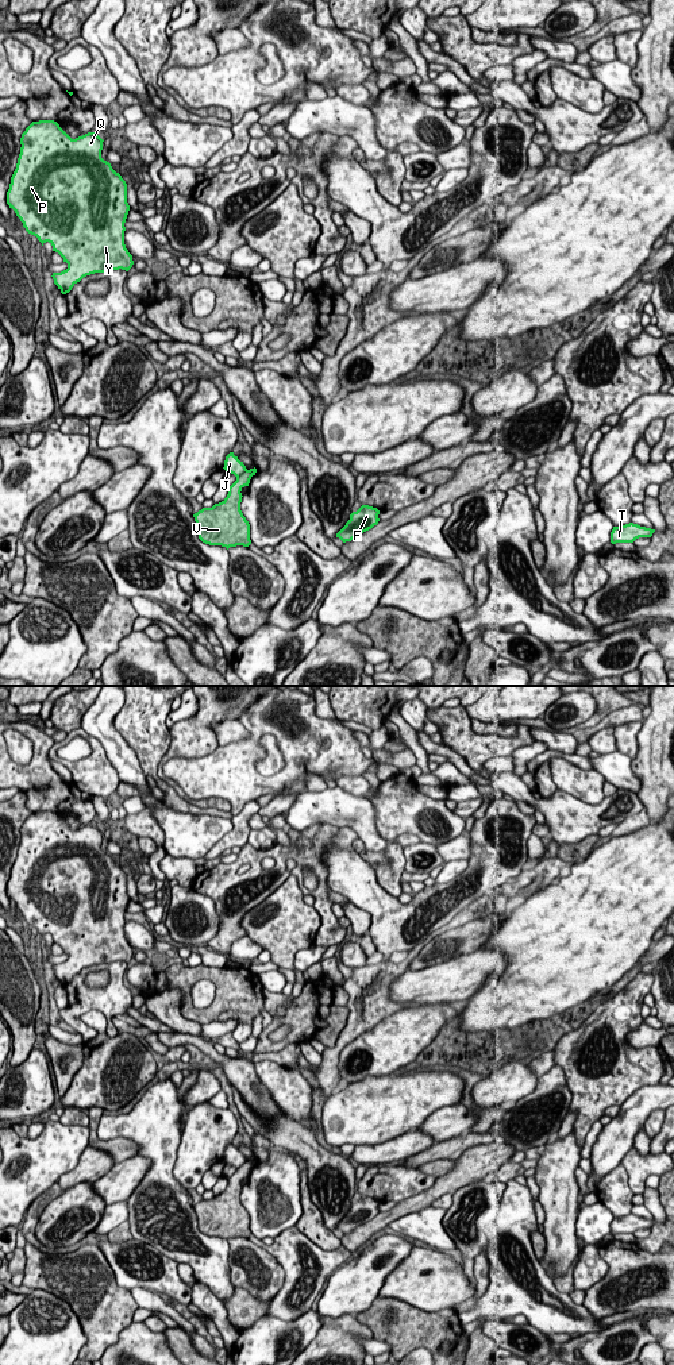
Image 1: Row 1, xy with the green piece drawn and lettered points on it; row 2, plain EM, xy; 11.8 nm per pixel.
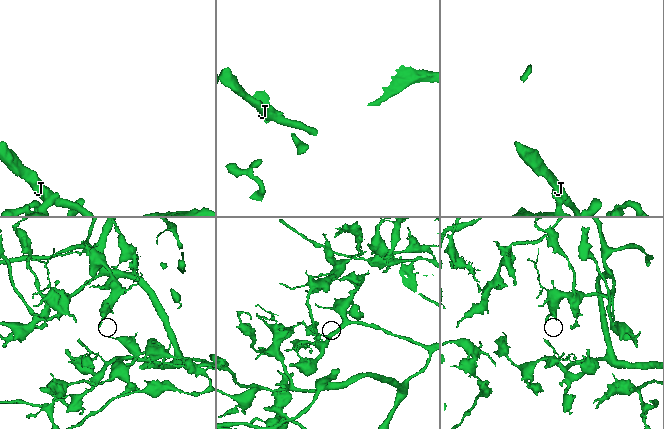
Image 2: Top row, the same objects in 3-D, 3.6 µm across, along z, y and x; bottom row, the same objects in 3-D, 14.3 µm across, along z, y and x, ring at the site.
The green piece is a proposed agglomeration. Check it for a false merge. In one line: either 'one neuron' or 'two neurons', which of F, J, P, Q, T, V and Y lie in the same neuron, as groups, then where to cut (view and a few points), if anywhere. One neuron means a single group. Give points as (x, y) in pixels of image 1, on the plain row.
two neurons; F J P Q T Y / V; cut in xy along (246, 1160), (237, 1168)

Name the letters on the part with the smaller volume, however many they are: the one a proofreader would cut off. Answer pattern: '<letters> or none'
V

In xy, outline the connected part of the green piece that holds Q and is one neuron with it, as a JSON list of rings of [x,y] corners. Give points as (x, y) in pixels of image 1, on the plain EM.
[[[32,813],[20,829],[20,845],[7,883],[7,895],[26,922],[42,937],[49,933],[68,960],[53,964],[54,975],[66,986],[84,968],[112,961],[128,963],[132,946],[124,936],[124,914],[130,902],[127,875],[101,849],[103,830],[88,824],[72,830],[57,813]]]

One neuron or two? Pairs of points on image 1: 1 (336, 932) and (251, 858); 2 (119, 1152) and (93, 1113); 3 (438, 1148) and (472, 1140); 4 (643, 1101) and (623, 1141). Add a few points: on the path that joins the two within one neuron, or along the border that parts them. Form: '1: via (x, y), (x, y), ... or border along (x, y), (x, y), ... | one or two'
1: via (322, 899), (322, 872), (301, 852), (284, 852) | one
2: via (107, 1146), (93, 1137), (93, 1125) | one
3: via (446, 1148), (454, 1148), (463, 1141) | one
4: via (635, 1110), (623, 1132) | one

